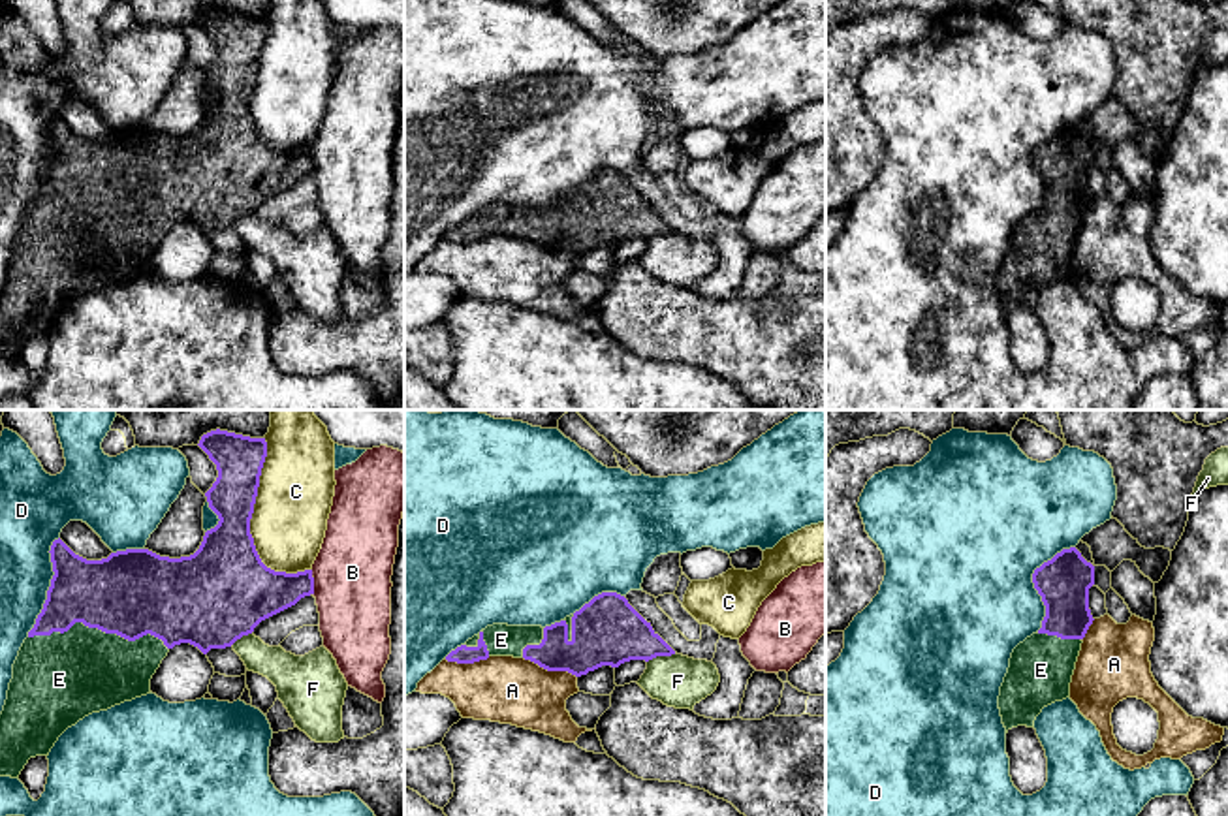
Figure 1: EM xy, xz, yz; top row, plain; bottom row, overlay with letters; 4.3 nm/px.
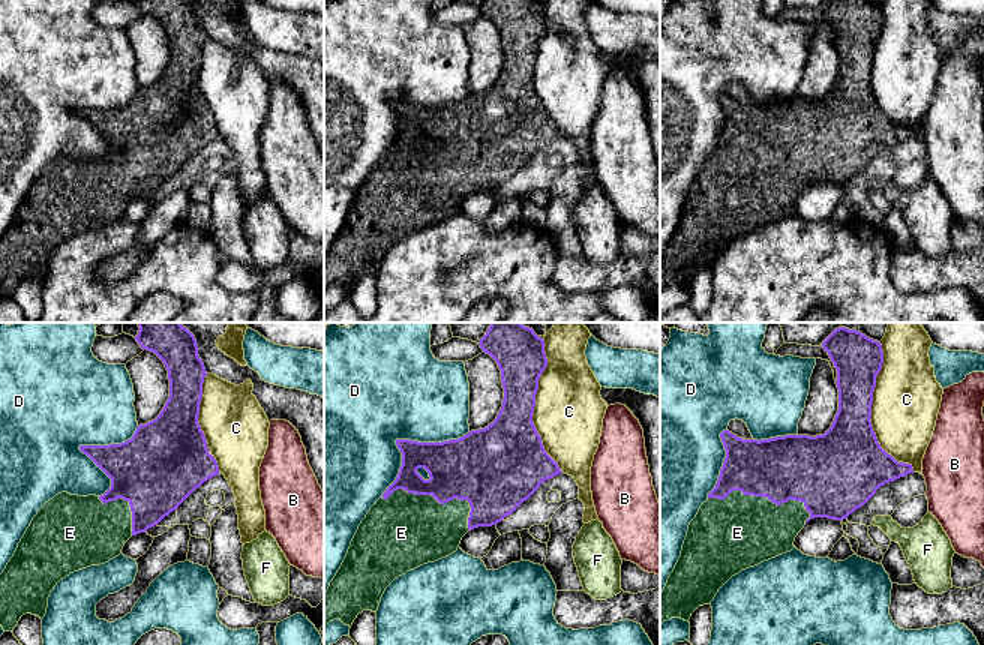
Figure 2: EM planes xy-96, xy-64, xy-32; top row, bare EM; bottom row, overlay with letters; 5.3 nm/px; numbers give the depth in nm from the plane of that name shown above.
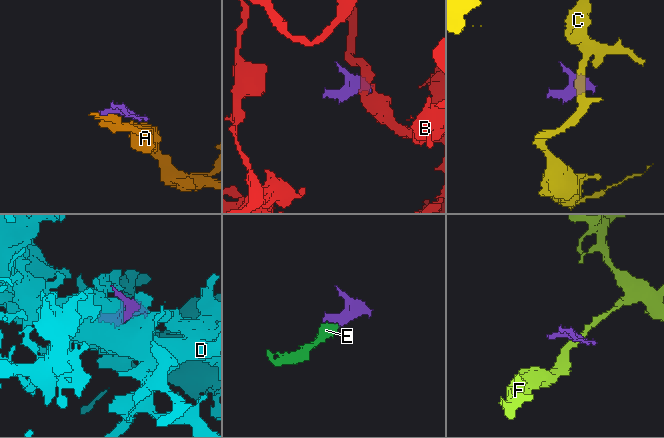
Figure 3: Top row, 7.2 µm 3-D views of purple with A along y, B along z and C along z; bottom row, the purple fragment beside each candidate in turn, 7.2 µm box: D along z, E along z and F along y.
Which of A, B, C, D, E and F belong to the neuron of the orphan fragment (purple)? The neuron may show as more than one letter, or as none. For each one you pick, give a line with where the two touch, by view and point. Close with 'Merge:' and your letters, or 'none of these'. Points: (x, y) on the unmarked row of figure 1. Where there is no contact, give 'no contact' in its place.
E: meets purple in xy at (100, 207)
Merge: E

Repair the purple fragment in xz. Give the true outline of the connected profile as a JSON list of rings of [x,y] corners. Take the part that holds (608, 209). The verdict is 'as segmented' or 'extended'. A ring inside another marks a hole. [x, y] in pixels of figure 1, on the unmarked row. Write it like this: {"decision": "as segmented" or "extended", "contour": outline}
{"decision": "extended", "contour": [[[602,171],[551,205],[493,203],[451,229],[446,239],[474,243],[489,235],[525,237],[547,250],[587,254],[602,244],[671,235],[675,229],[624,175]]]}

